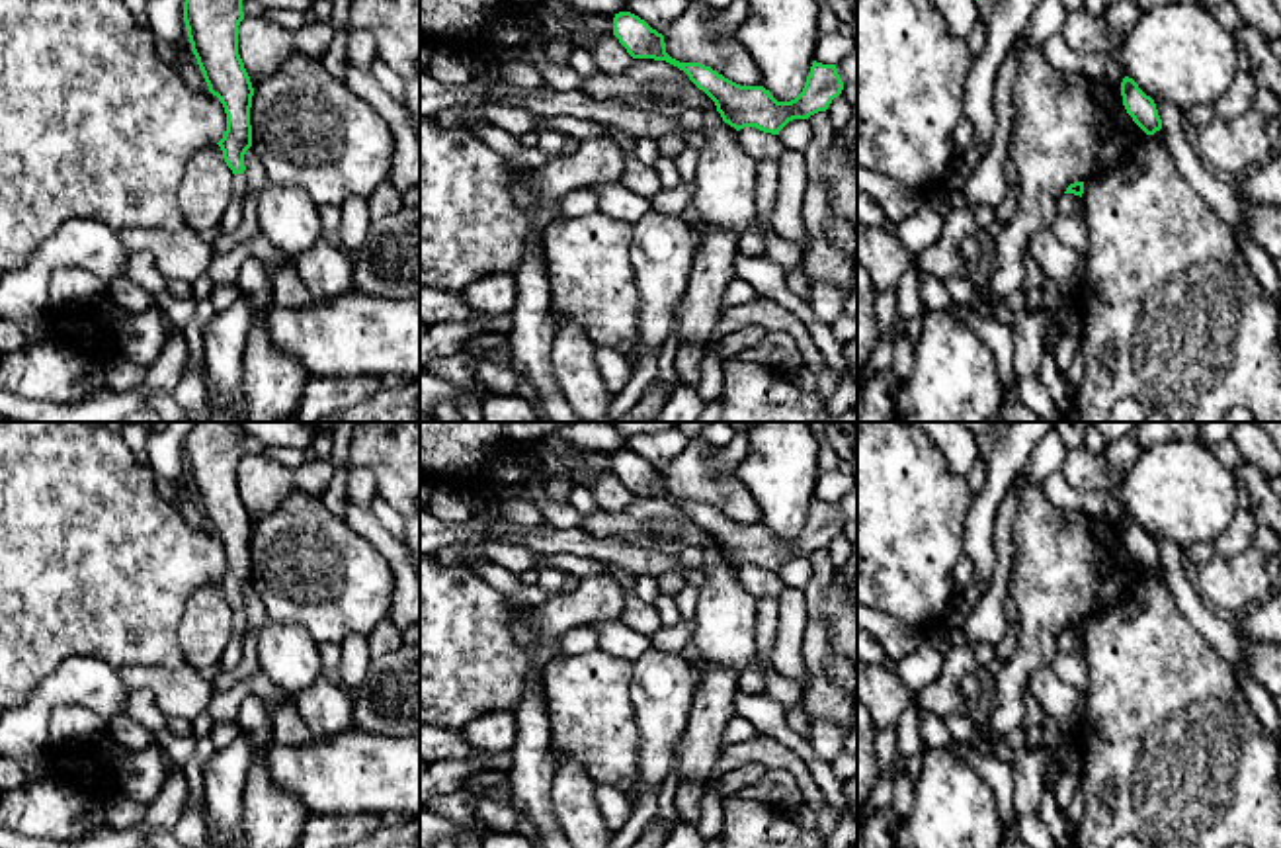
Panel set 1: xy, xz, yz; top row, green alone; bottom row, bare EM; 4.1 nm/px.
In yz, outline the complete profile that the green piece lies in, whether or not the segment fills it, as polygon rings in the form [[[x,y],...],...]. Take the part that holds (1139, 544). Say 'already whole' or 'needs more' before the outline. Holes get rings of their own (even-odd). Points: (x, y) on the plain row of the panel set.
already whole; [[[1123,516],[1121,533],[1127,551],[1146,572],[1154,572],[1162,567],[1154,537],[1146,533],[1133,516]]]

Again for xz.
already whole; [[[631,449],[615,451],[613,473],[633,496],[666,498],[683,508],[715,539],[723,559],[736,569],[756,565],[779,572],[789,559],[826,549],[844,528],[836,502],[814,498],[803,530],[791,539],[777,539],[764,524],[740,524],[711,504],[672,496],[664,473]]]

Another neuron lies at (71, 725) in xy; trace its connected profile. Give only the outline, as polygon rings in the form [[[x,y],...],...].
[[[59,705],[47,729],[53,750],[84,746],[103,731],[107,725],[94,711],[78,705]]]

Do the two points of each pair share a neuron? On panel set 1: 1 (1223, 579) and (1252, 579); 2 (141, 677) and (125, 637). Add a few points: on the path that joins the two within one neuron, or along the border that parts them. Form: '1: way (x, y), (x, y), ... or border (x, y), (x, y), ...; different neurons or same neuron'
1: way (1231, 579), (1244, 579); same neuron
2: border (184, 665), (125, 665), (118, 671); different neurons

